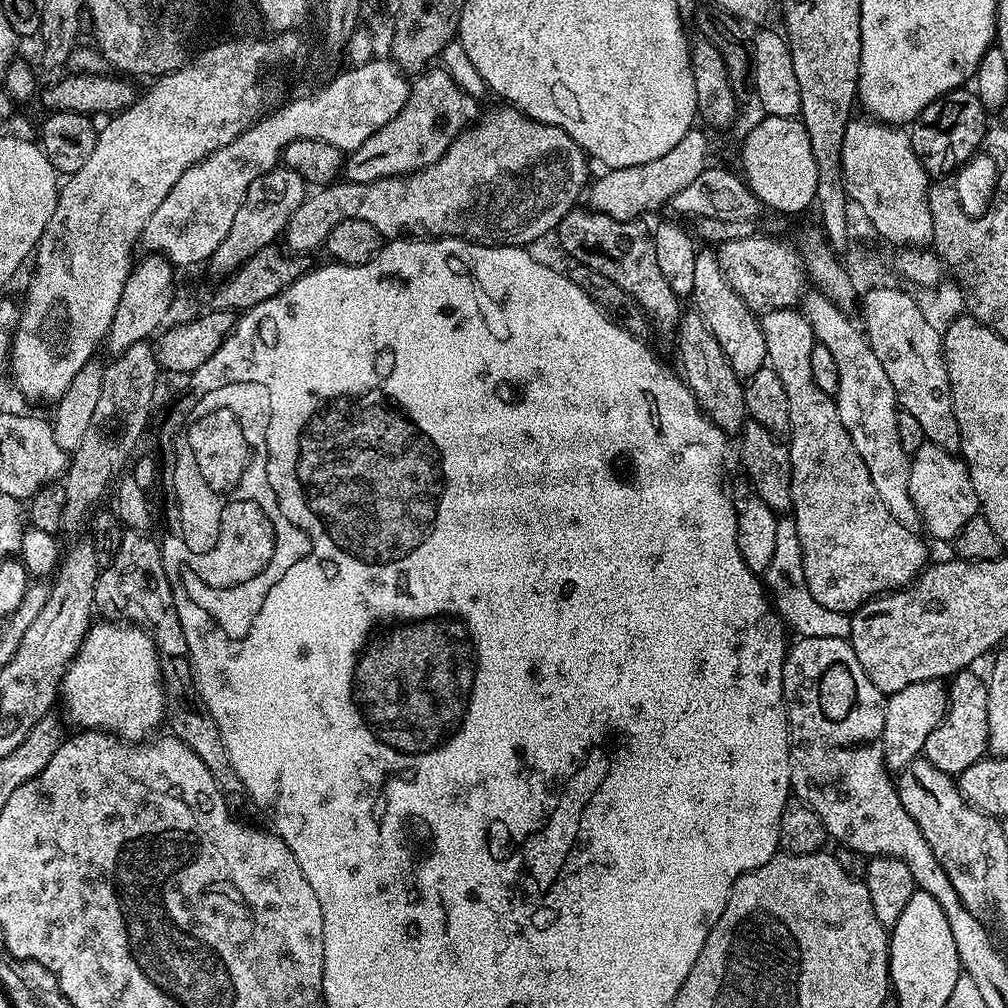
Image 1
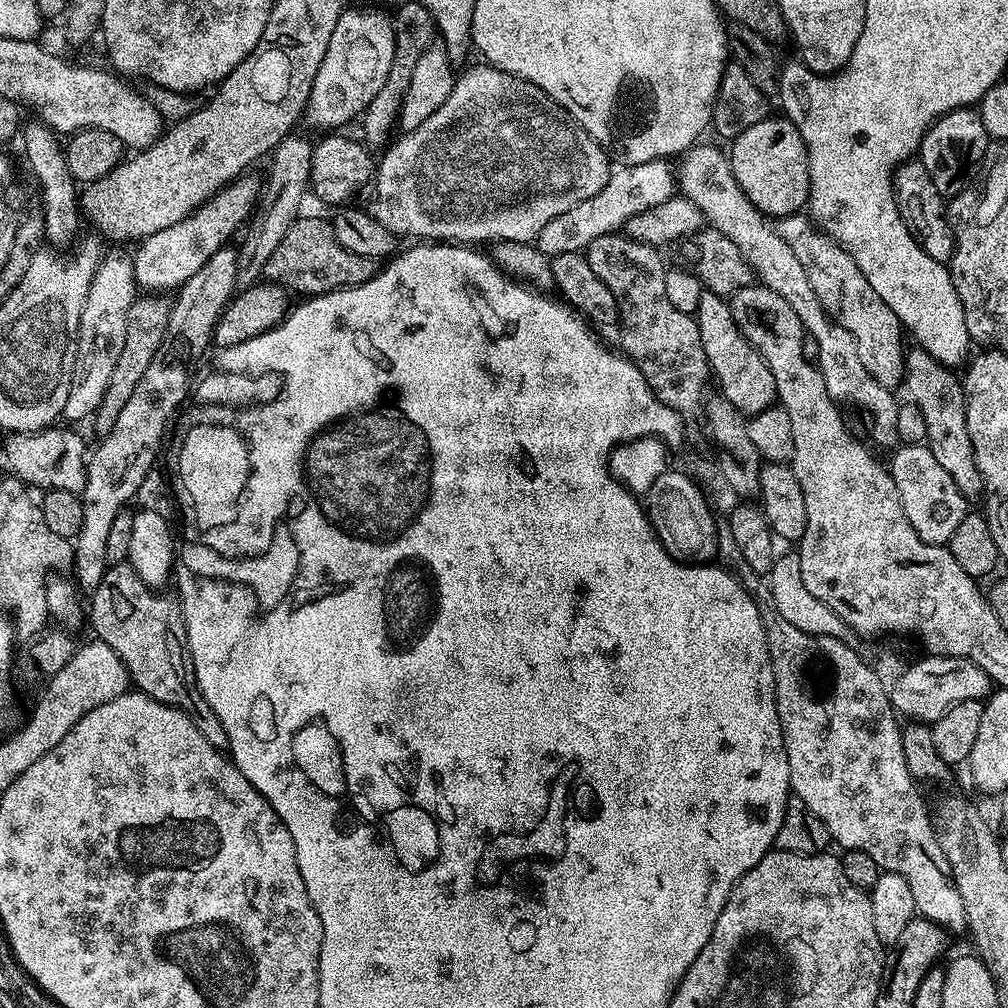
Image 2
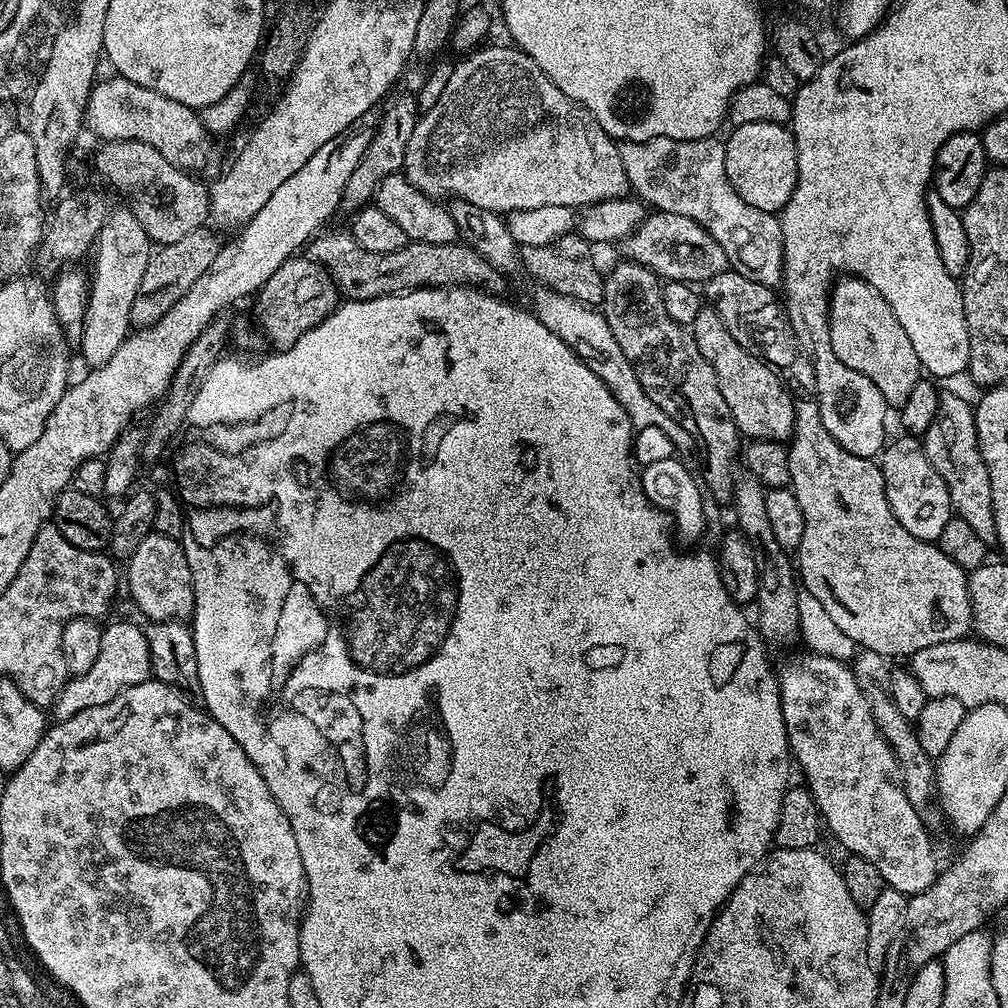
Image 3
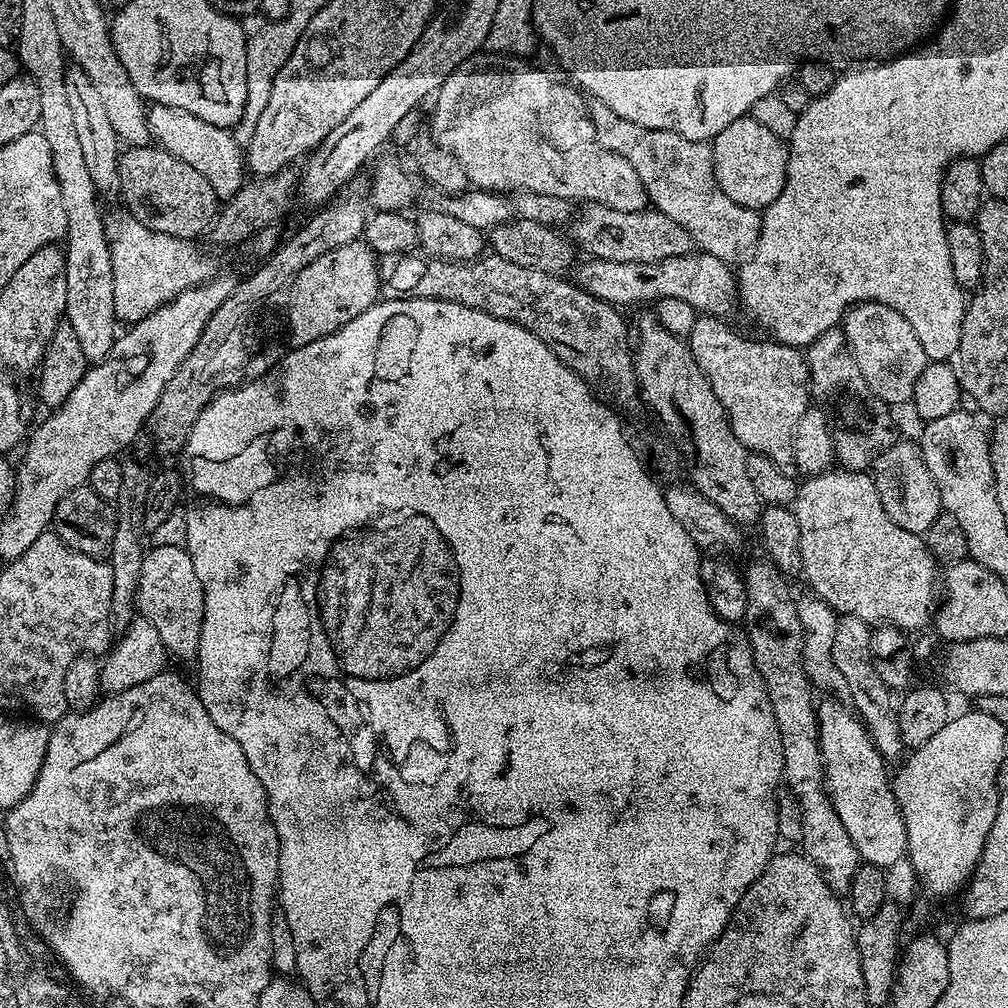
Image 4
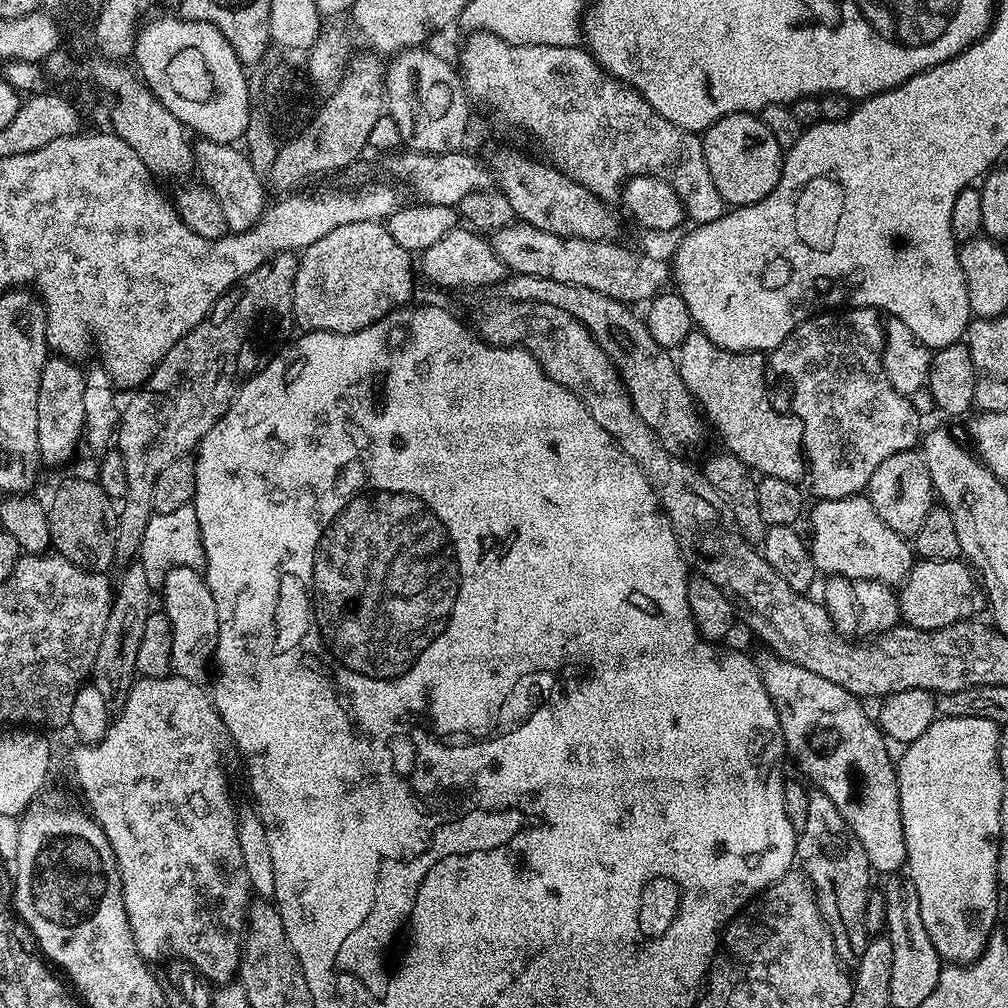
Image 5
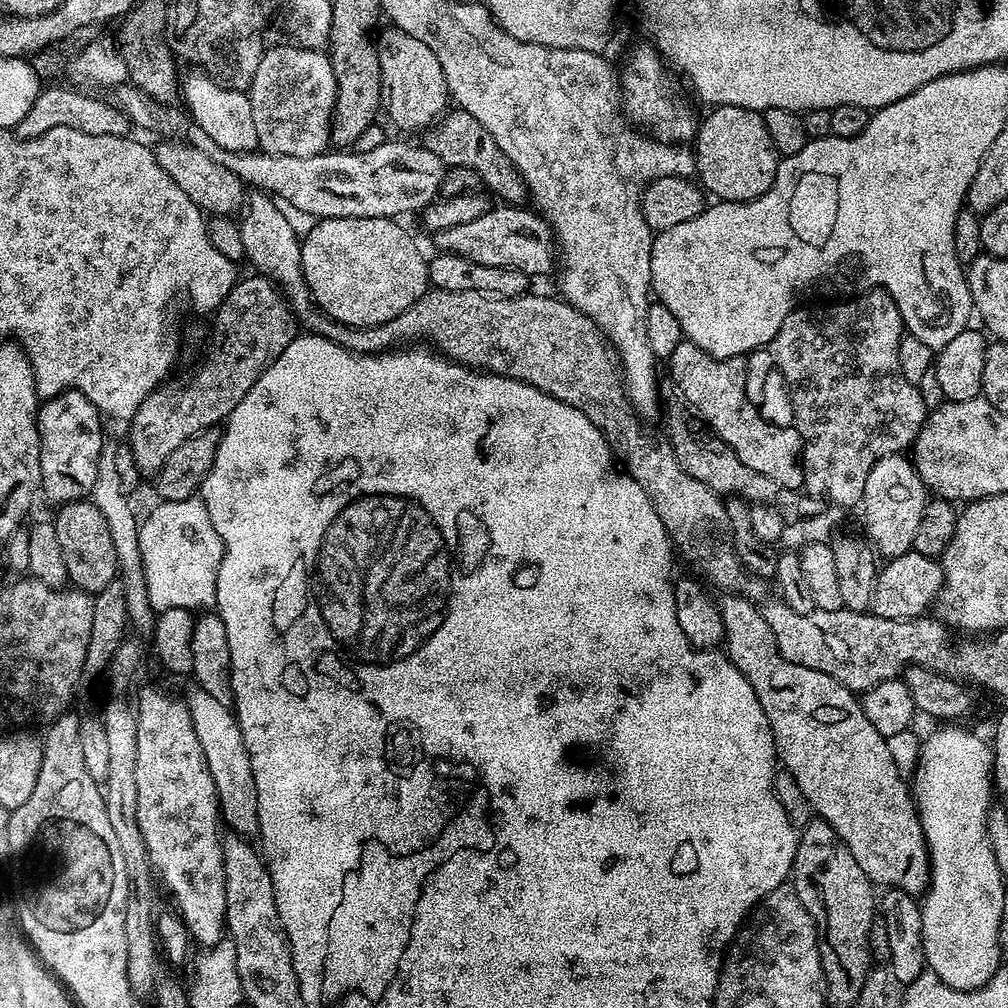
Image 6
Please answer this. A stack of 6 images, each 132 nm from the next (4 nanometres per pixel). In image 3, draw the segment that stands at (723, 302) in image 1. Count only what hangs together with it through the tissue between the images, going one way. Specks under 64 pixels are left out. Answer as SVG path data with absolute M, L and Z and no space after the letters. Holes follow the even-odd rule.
M710 306L700 307L690 331L694 342L698 342L698 350L702 350L702 358L714 366L718 390L722 390L722 398L726 398L726 406L730 406L730 414L741 437L749 441L787 441L796 421L796 400L776 369L738 346L738 342L730 338L726 322L722 322L720 315Z

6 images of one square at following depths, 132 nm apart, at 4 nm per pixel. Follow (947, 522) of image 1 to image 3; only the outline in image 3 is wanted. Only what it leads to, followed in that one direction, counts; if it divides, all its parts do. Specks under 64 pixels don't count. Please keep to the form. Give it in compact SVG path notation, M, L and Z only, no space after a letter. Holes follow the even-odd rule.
M900 434L896 441L885 447L878 463L882 470L882 478L886 486L886 502L890 502L890 510L894 510L894 518L914 534L914 538L922 538L929 542L939 541L946 522L954 515L950 502L950 490L946 490L946 482L942 482L942 474L930 466L930 458L926 458L924 445L915 436Z

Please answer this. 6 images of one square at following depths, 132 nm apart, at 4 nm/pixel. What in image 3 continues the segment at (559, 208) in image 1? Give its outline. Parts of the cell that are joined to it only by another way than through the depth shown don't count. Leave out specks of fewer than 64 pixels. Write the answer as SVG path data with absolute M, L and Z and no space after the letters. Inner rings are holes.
M481 47L479 50L465 55L461 59L464 61L453 67L450 78L446 82L446 90L442 90L442 98L438 98L438 102L434 102L434 106L430 106L430 110L417 119L414 134L410 134L410 146L406 146L406 158L402 169L404 177L414 186L418 186L418 190L427 196L459 198L472 203L484 214L492 214L490 212L507 214L518 210L534 210L538 206L566 206L575 209L576 204L591 206L603 200L619 200L627 197L630 192L628 175L626 166L622 166L617 141L608 136L606 130L602 130L602 126L585 110L583 104L576 104L566 94L562 94L562 90L558 90L555 82L524 53L523 48L507 47Z

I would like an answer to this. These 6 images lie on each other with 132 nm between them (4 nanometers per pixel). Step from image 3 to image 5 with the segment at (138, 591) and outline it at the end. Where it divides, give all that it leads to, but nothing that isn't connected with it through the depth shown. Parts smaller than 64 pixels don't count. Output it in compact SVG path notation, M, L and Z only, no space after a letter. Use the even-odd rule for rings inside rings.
M186 566L169 570L162 585L162 592L162 610L172 631L172 672L203 685L209 679L218 642L218 606L214 606L214 594L210 594L210 586L201 569Z

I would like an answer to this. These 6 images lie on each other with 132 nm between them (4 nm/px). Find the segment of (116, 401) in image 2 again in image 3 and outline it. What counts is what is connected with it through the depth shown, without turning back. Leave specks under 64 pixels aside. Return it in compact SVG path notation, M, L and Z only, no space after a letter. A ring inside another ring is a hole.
M204 231L191 232L186 234L186 238L178 238L178 242L165 244L153 251L150 262L146 266L146 274L142 274L140 292L130 310L130 318L136 328L146 328L155 320L162 319L168 313L168 309L174 306L174 302L178 302L178 298L182 298L182 294L186 294L186 290L190 290L190 286L202 274L206 274L210 262L218 258L222 240L215 236L217 235L215 231L212 231L213 233Z

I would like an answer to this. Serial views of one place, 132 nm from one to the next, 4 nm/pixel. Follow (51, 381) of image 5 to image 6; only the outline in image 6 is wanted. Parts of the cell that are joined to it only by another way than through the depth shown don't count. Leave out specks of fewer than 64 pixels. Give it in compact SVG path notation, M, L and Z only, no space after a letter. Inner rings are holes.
M60 392L39 405L40 482L43 495L56 500L57 505L91 497L98 478L100 452L106 443L100 420L102 413L81 392Z

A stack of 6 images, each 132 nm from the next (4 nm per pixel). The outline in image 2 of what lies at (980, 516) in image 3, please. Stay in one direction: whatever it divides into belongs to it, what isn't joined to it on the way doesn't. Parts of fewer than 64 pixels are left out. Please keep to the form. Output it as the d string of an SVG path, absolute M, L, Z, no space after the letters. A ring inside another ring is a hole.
M912 346L907 349L904 358L902 388L908 391L907 399L916 404L918 410L922 410L922 418L926 418L926 443L934 459L946 469L946 474L954 478L954 486L958 486L965 498L979 497L984 491L984 483L974 458L970 430L966 426L966 402L961 377L953 369L935 360L924 348Z

